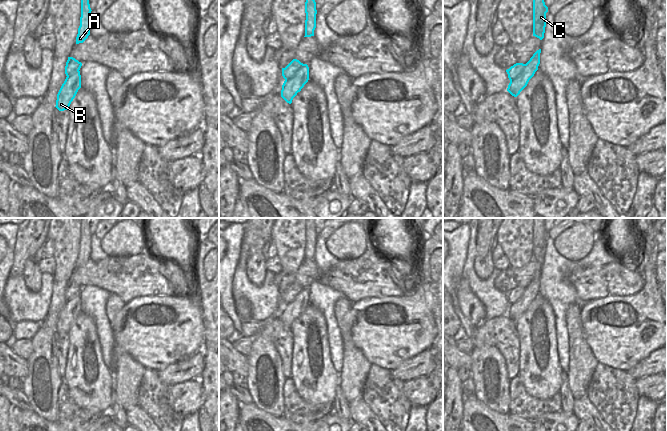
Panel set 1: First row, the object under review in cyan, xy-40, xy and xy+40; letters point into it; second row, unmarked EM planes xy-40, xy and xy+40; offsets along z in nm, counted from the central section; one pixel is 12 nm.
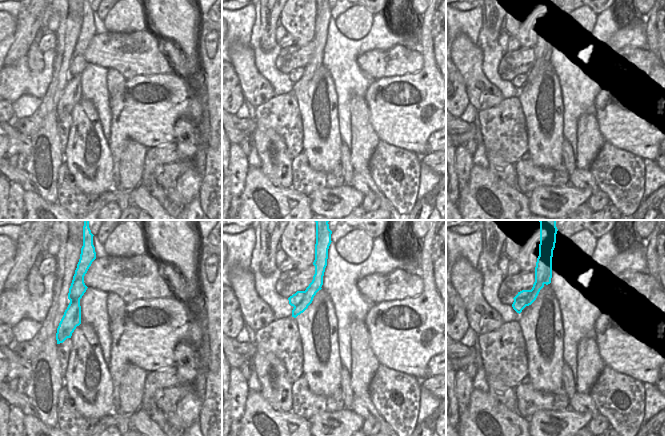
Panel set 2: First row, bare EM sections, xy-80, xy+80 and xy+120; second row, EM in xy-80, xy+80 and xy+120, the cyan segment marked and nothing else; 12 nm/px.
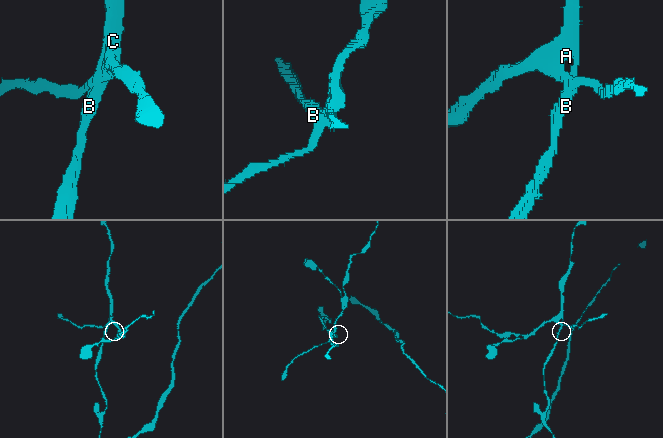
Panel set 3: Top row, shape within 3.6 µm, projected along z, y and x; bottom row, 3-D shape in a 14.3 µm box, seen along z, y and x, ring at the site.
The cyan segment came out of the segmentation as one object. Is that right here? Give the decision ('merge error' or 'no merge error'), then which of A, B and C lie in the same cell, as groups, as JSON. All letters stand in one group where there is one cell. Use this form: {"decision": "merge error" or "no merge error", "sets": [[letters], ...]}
{"decision": "merge error", "sets": [["A", "C"], ["B"]]}

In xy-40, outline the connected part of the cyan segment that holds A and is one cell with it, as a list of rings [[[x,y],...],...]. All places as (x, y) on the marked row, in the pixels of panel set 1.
[[[81,0],[81,17],[78,34],[76,37],[76,44],[83,43],[90,35],[91,24],[91,8],[89,0]]]

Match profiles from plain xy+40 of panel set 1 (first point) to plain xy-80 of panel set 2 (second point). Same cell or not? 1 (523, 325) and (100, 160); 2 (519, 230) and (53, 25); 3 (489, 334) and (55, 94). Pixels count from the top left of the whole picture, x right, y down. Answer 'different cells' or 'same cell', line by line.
1: same cell
2: different cells
3: different cells

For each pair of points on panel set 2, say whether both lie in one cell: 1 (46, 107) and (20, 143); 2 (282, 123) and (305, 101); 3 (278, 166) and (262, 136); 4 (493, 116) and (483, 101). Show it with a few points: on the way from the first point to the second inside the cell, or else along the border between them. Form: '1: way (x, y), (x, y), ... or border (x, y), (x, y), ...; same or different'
1: border (30, 138), (31, 153), (27, 157); different
2: border (294, 94), (303, 131); different
3: way (274, 159), (272, 149), (267, 143); same
4: border (504, 98), (497, 104), (479, 111); different

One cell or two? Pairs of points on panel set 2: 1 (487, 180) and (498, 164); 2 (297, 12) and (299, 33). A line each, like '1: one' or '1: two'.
1: two
2: one

